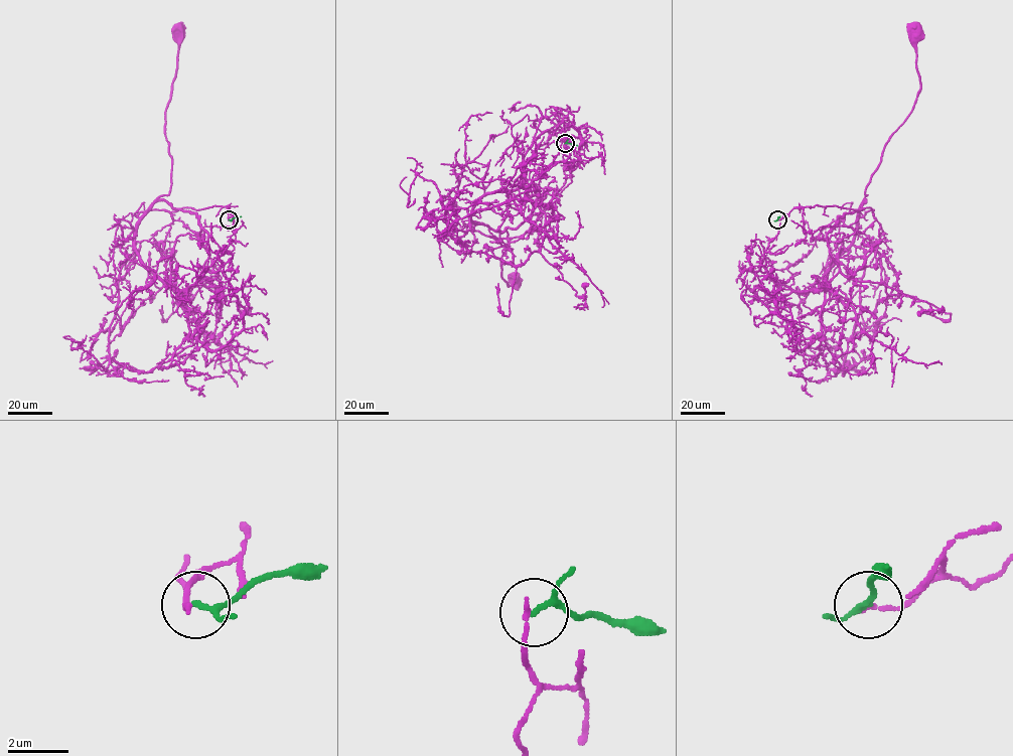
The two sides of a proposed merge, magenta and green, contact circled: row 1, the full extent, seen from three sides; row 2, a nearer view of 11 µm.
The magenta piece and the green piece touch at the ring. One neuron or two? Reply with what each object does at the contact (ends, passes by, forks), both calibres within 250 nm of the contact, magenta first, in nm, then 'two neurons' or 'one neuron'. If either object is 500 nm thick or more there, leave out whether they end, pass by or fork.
magenta ends | green passes by | 170/150 nm | two neurons

